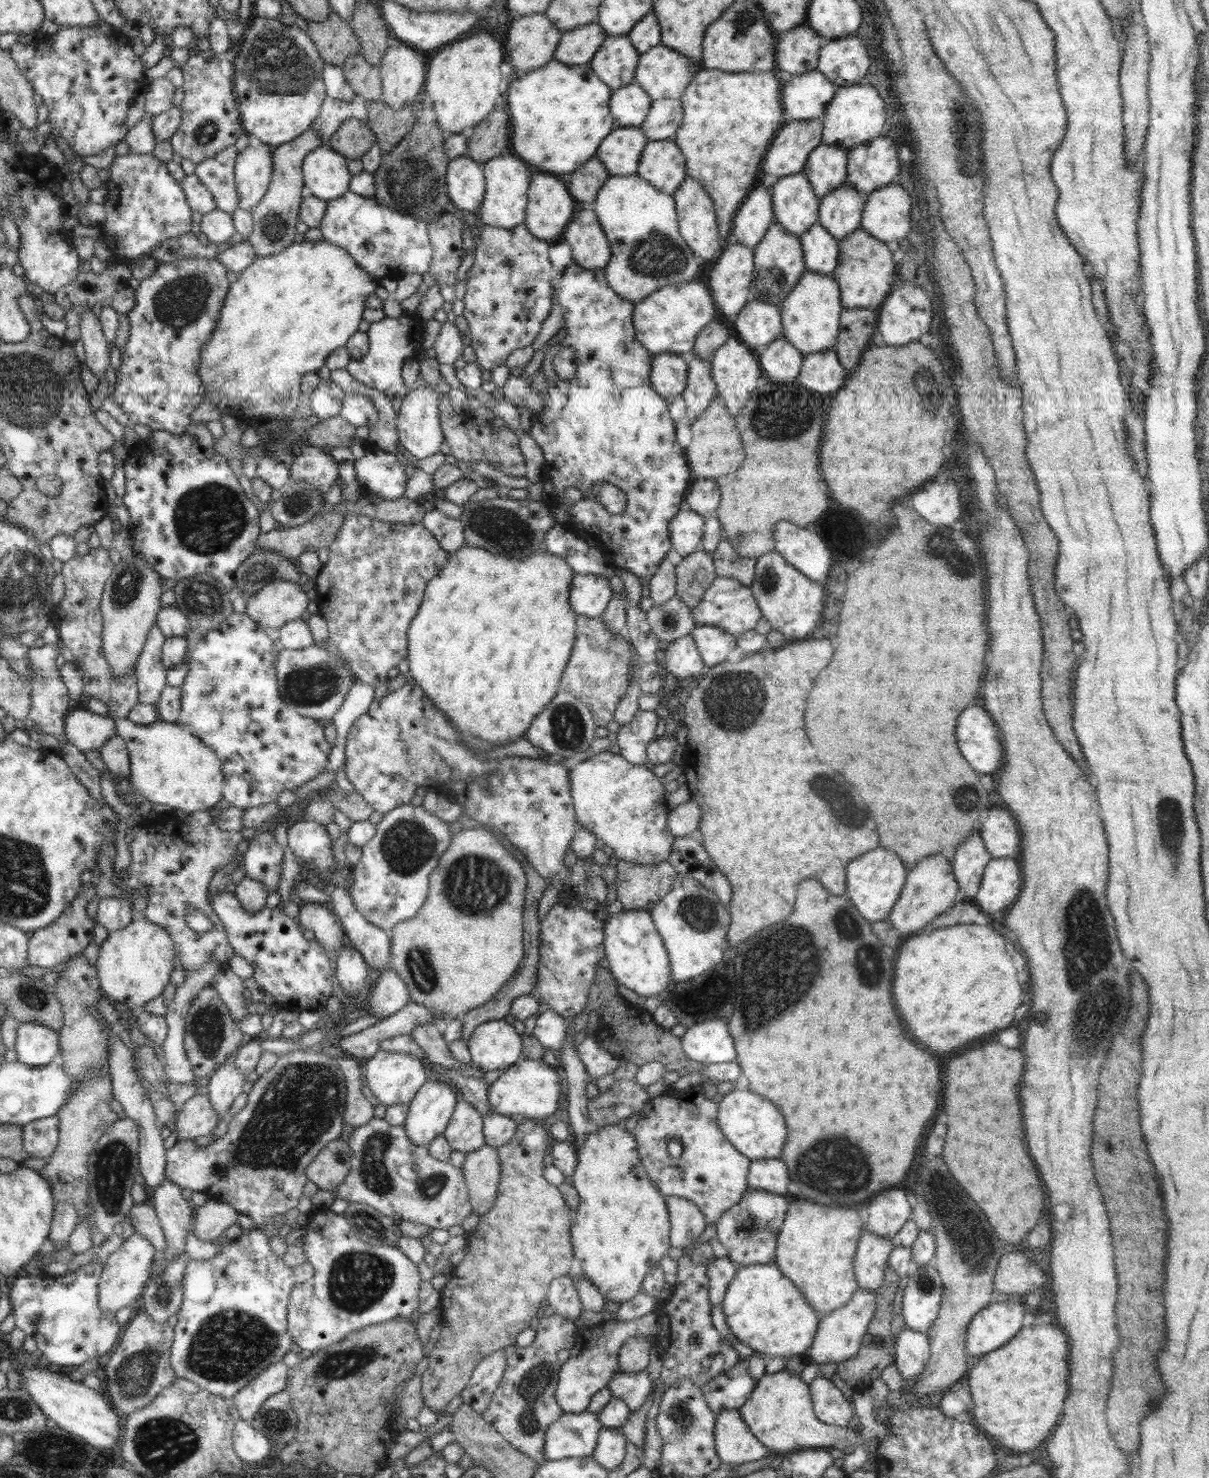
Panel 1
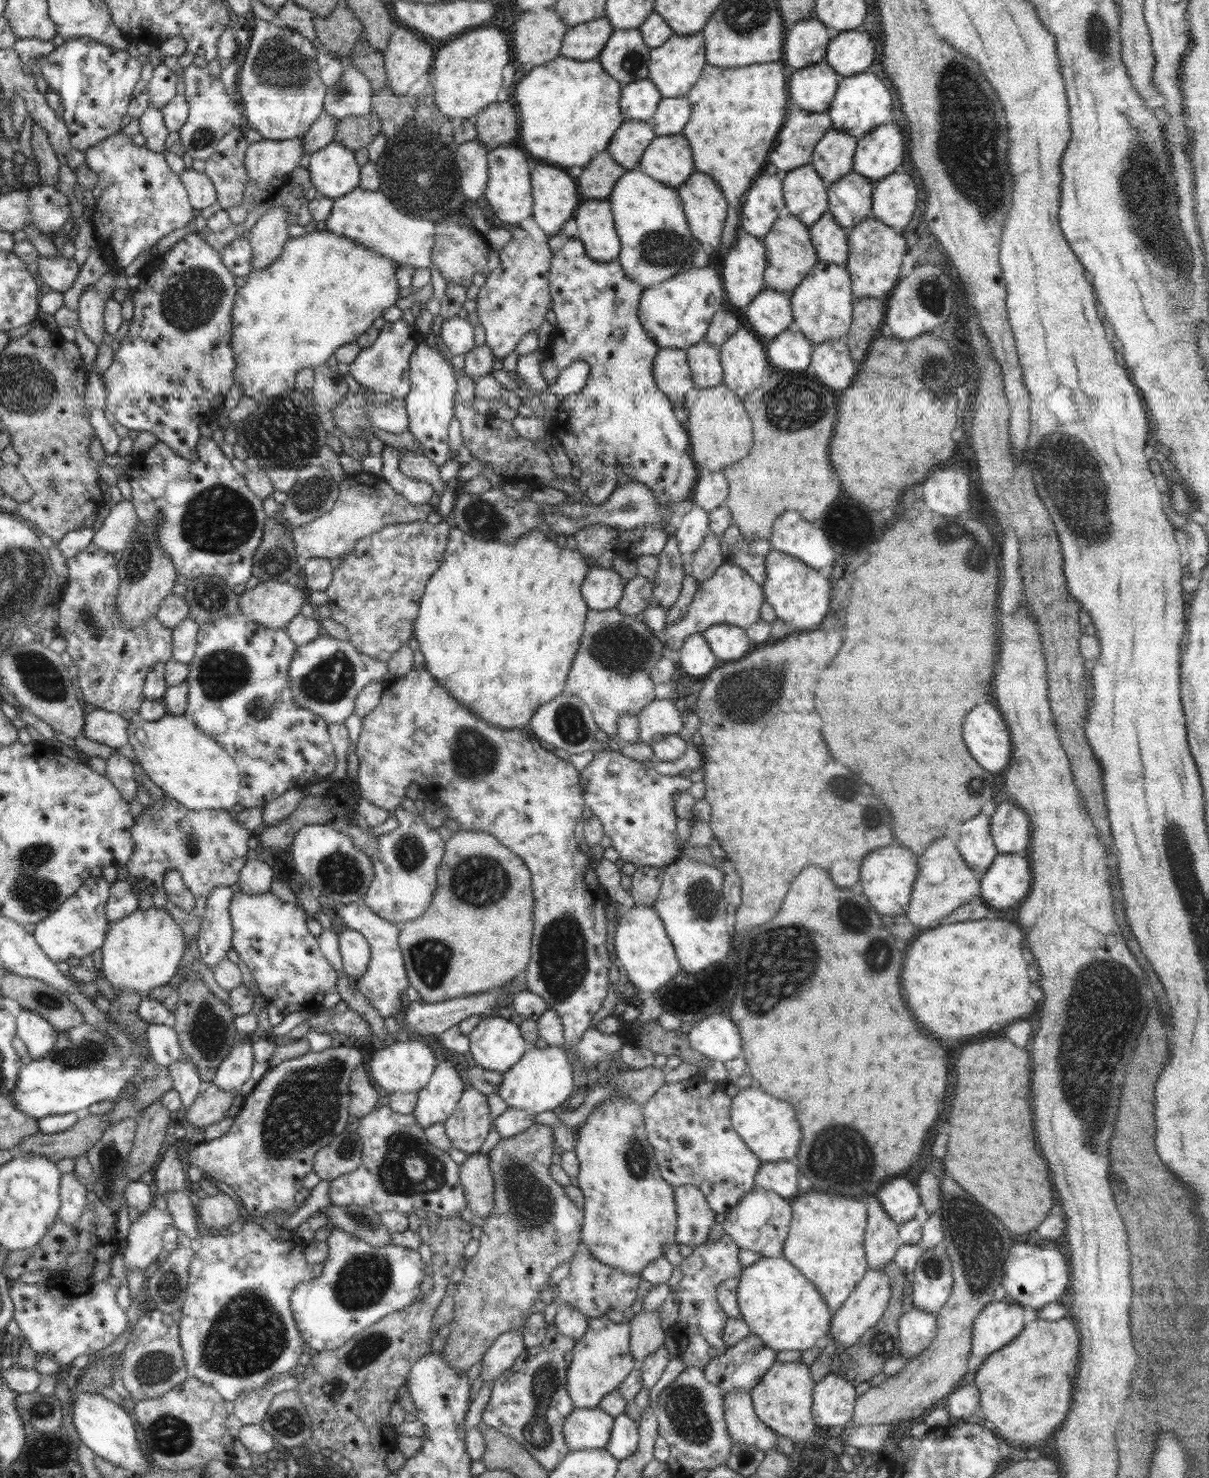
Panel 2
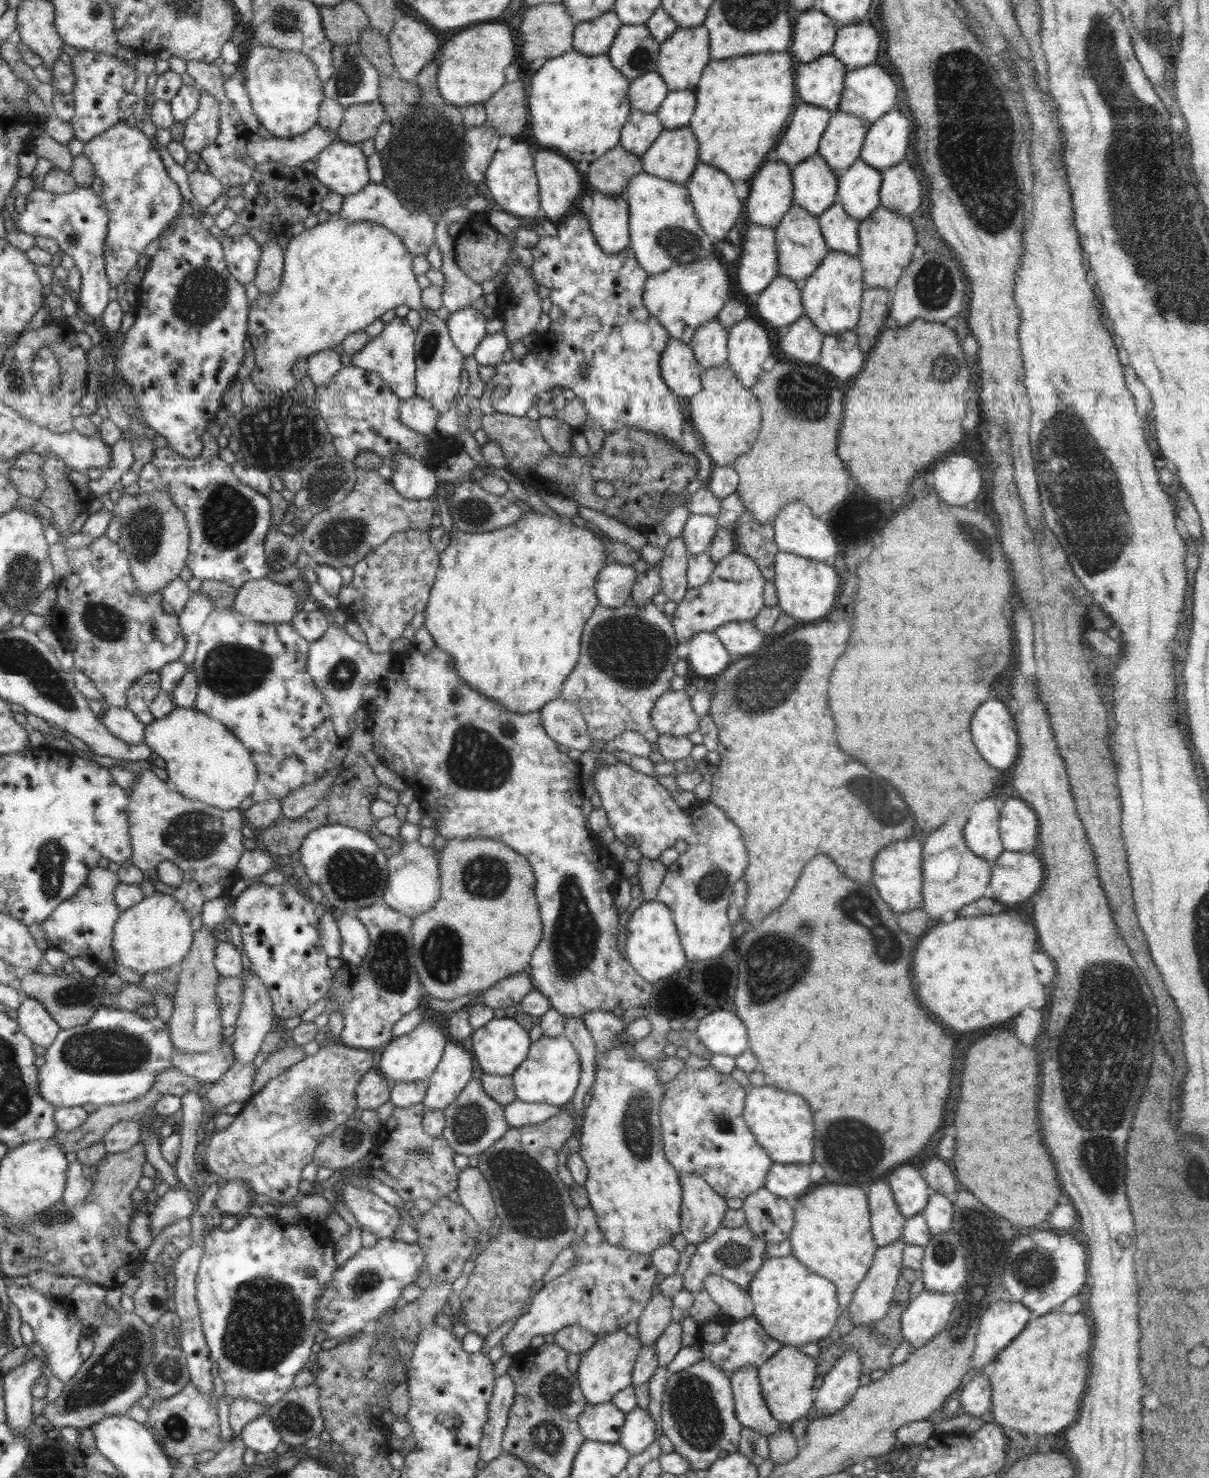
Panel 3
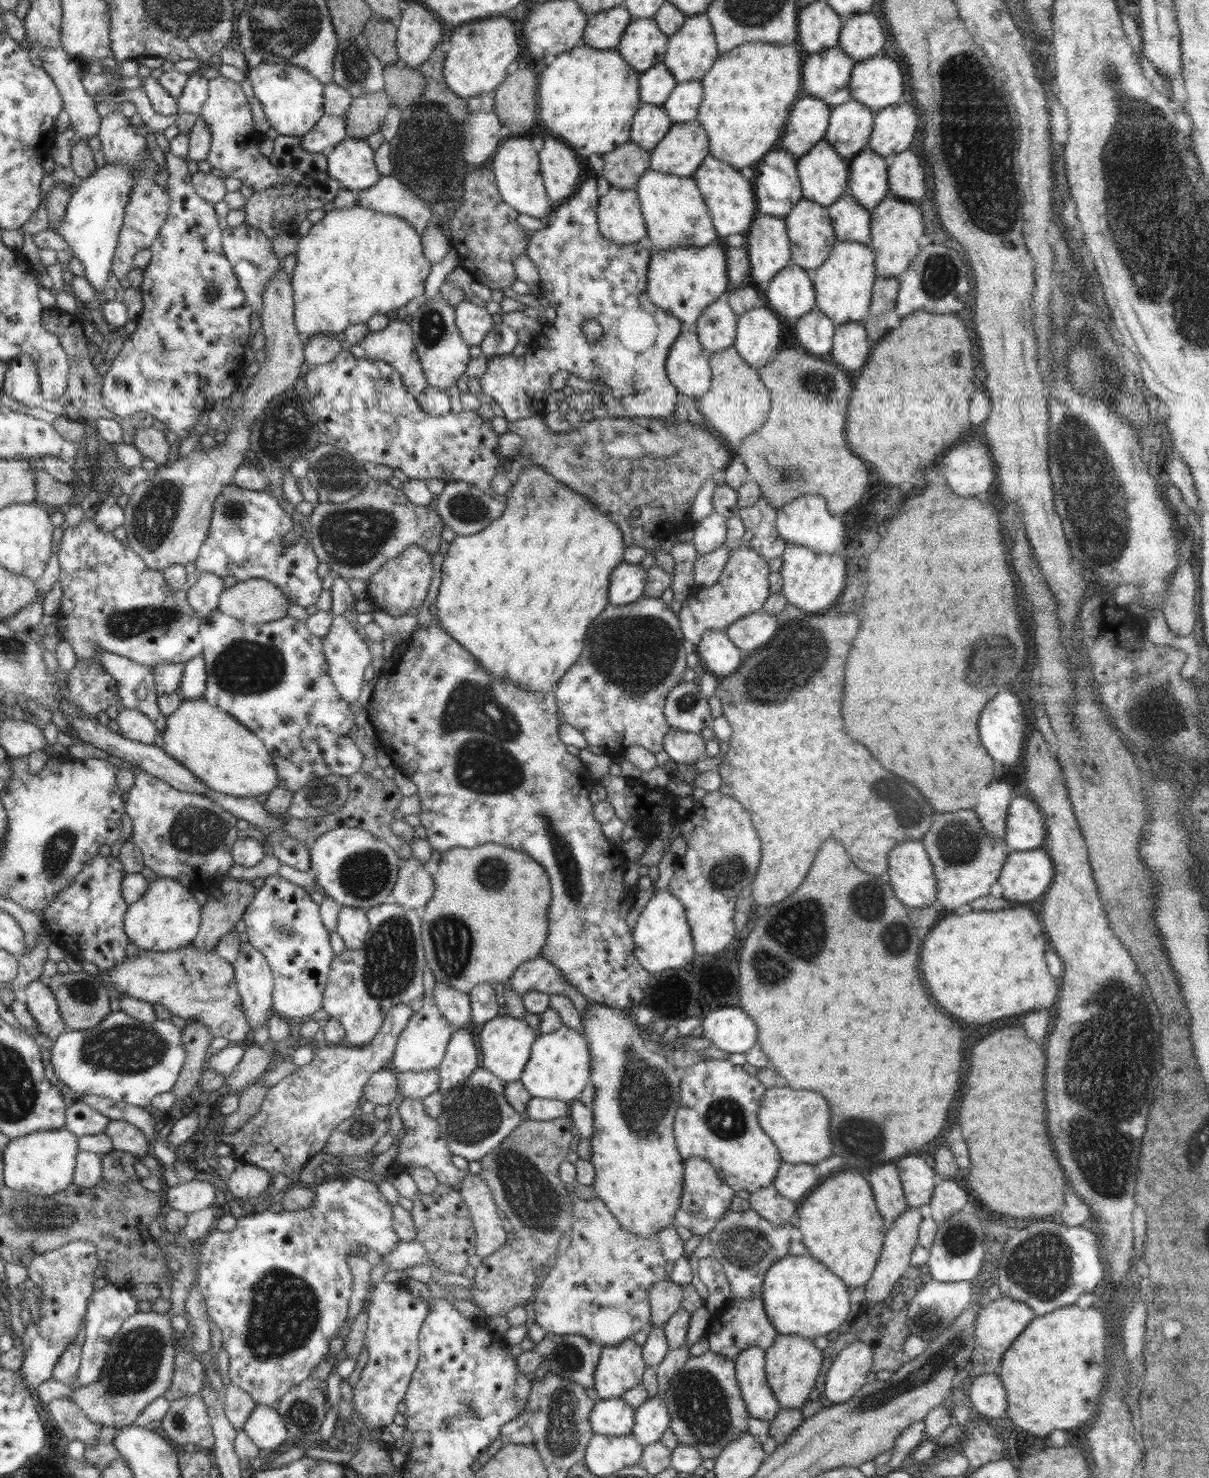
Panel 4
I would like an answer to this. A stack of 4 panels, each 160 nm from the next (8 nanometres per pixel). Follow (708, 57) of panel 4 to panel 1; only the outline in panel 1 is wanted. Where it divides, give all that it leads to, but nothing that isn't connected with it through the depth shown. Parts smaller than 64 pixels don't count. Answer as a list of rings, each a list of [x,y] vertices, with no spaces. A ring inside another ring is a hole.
[[[659,45],[640,55],[636,65],[634,82],[647,92],[652,101],[679,99],[688,83],[693,79],[693,76],[699,71],[698,68],[700,66],[695,66],[688,57],[684,57],[684,55],[672,51],[672,49],[664,47],[664,45]]]

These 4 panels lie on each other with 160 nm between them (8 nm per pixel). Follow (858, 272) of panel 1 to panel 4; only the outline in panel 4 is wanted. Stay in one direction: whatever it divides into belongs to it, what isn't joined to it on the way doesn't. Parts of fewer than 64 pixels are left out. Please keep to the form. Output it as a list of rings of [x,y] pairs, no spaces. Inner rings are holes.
[[[888,194],[873,208],[871,216],[871,243],[869,247],[874,251],[876,262],[876,276],[897,278],[897,276],[910,266],[910,261],[921,249],[918,238],[924,234],[922,214],[913,205],[913,202],[902,201]]]

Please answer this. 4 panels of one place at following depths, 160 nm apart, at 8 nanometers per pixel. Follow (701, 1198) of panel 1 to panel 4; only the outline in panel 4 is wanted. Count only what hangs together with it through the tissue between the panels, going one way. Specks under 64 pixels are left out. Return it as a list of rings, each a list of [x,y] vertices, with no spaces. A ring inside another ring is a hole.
[[[708,1059],[684,1068],[680,1080],[680,1100],[674,1119],[676,1148],[685,1161],[693,1156],[707,1160],[732,1190],[756,1192],[773,1184],[774,1177],[783,1163],[778,1147],[759,1125],[757,1112],[760,1099],[766,1091],[758,1078],[744,1071],[742,1065],[725,1060]]]

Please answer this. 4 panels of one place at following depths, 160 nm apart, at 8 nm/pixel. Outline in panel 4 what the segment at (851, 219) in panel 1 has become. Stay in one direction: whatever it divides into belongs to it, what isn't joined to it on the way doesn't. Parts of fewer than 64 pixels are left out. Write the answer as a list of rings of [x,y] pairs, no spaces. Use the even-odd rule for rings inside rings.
[[[866,146],[848,163],[847,190],[860,206],[871,211],[890,193],[885,158]]]

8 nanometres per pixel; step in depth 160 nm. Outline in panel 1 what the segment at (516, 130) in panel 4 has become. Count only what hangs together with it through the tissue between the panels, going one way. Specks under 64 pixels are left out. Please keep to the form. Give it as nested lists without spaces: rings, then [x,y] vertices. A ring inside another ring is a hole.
[[[494,109],[475,128],[468,141],[468,153],[480,164],[505,153],[511,138],[510,115],[506,109]]]

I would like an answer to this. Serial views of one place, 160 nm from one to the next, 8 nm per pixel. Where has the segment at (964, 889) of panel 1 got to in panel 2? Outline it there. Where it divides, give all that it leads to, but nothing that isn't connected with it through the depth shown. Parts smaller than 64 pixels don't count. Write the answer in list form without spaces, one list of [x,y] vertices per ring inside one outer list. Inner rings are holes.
[[[977,814],[976,818],[967,820],[961,826],[960,836],[956,840],[957,849],[965,863],[980,879],[999,853],[994,846],[990,825],[990,817]]]

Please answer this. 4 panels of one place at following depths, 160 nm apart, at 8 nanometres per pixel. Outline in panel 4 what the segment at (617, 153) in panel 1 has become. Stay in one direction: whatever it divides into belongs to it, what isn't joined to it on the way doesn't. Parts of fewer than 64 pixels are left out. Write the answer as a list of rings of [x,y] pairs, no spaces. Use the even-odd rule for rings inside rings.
[[[641,103],[634,115],[629,140],[651,151],[673,124],[663,105]]]

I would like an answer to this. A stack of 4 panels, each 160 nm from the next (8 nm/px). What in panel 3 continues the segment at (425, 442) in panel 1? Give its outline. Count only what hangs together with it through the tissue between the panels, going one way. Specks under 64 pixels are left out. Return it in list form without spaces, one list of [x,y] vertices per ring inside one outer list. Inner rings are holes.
[[[428,311],[426,319],[421,320],[420,327],[415,330],[415,396],[429,402],[439,416],[448,412],[450,402],[458,396],[464,359],[465,356],[454,346],[445,321]]]

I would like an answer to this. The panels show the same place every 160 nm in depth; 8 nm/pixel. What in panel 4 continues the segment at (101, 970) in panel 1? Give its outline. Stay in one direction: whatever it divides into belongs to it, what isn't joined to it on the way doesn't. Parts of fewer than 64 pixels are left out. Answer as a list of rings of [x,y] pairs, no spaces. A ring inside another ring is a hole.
[[[159,877],[124,915],[124,932],[140,951],[170,952],[182,949],[196,939],[201,923],[201,908],[193,890],[184,887],[176,878]]]

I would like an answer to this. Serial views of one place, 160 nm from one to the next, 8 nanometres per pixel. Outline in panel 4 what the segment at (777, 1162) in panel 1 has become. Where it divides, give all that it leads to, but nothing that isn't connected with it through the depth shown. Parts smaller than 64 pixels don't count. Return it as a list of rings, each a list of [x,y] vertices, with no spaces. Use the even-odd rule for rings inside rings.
[[[783,1162],[772,1185],[784,1198],[798,1205],[819,1182],[819,1173],[815,1165]]]

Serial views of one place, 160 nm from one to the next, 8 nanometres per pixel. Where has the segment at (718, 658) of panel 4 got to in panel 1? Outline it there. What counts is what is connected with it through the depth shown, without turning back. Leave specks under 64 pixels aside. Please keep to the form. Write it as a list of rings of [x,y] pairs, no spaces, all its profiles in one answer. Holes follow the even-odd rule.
[[[691,634],[673,640],[665,650],[666,670],[676,678],[697,676],[704,670],[704,661]]]

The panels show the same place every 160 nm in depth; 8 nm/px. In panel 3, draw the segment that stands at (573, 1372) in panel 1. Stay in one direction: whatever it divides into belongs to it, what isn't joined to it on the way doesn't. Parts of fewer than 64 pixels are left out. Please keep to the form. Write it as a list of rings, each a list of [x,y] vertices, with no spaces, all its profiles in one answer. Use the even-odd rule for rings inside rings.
[[[625,1329],[600,1333],[595,1337],[594,1344],[581,1354],[577,1373],[580,1390],[588,1403],[610,1402],[617,1392],[632,1384],[633,1368],[641,1348],[641,1342]]]

